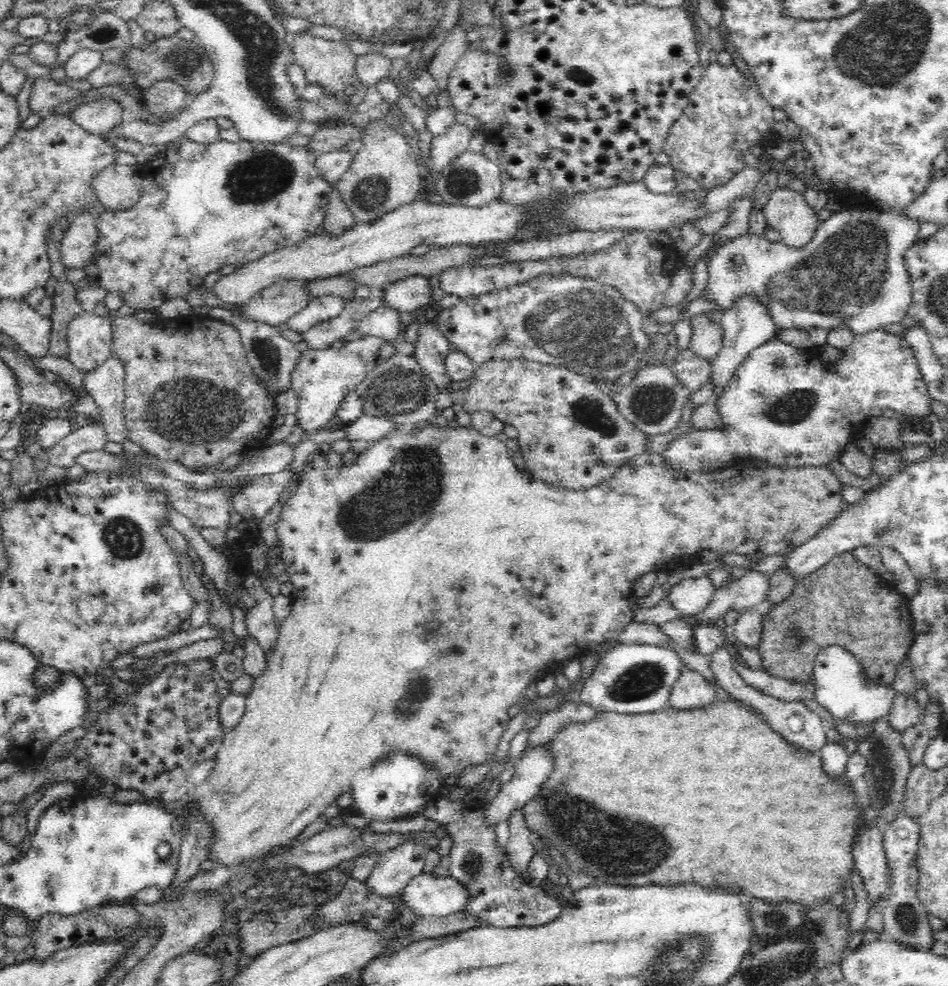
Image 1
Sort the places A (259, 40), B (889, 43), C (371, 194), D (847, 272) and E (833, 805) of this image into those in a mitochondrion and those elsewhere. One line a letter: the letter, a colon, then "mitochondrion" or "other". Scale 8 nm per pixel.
A: mitochondrion
B: mitochondrion
C: mitochondrion
D: mitochondrion
E: other

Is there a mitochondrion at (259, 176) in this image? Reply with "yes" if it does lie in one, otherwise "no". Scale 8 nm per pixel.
yes

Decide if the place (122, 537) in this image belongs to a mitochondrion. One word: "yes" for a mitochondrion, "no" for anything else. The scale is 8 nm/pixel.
yes

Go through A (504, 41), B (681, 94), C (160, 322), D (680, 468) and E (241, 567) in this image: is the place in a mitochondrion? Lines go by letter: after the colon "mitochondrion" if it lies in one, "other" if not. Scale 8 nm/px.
A: other
B: other
C: other
D: other
E: other

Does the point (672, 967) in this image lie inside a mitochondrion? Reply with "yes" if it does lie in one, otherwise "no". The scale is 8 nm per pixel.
yes

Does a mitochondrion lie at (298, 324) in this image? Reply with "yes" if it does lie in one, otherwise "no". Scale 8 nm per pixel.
no

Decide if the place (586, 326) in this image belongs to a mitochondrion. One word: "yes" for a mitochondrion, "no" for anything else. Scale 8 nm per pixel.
yes

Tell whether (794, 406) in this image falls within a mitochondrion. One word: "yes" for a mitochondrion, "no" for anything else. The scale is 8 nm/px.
yes

